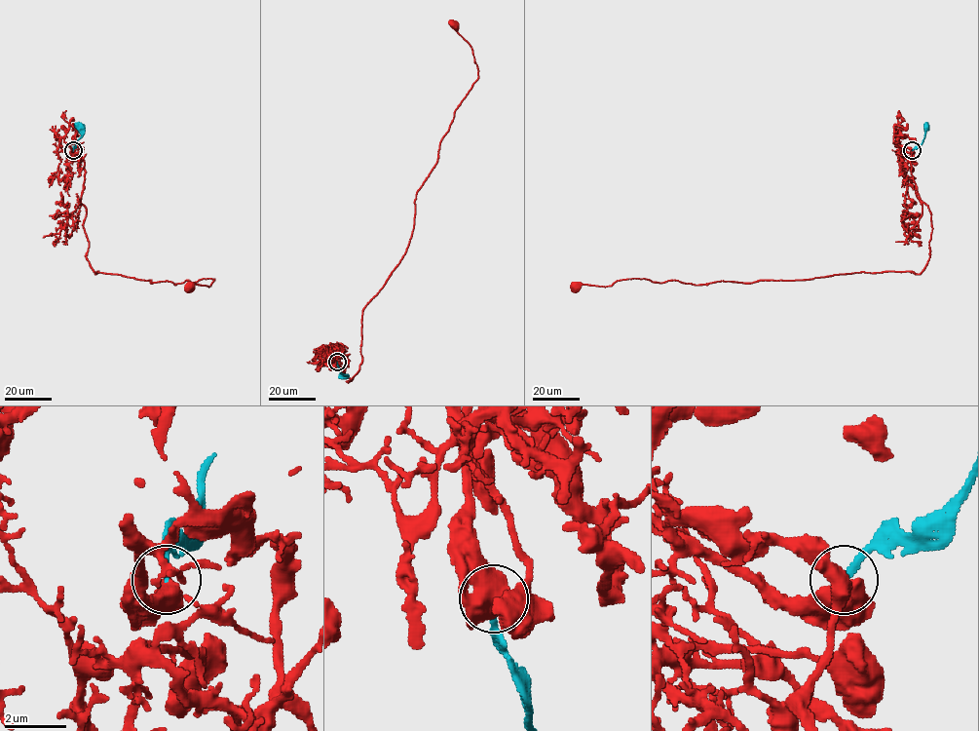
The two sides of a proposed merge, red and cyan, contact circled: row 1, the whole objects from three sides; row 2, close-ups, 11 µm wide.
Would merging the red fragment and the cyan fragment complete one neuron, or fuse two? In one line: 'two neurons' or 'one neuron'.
two neurons

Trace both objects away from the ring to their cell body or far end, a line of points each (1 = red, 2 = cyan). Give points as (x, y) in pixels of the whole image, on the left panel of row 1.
1: (73, 150), (81, 147), (86, 258), (95, 274), (175, 285), (214, 279), (209, 287), (190, 286)
2: (73, 150), (81, 135), (75, 123)

